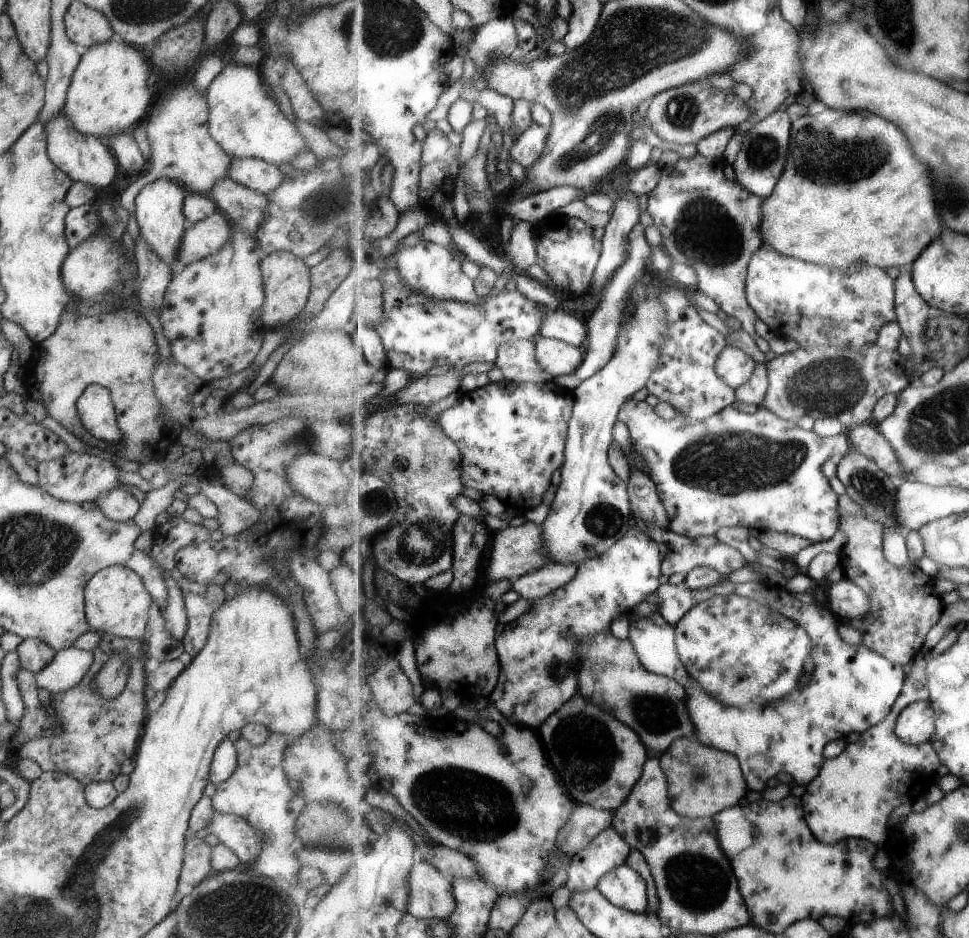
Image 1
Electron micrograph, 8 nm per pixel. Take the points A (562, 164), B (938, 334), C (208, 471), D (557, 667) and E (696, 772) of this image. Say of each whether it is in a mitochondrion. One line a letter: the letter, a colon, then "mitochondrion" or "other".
A: mitochondrion
B: mitochondrion
C: other
D: mitochondrion
E: mitochondrion

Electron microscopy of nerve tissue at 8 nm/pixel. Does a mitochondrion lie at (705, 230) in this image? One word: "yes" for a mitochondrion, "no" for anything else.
yes

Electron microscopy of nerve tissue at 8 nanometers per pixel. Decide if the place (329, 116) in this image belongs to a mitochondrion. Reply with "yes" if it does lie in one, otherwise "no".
no

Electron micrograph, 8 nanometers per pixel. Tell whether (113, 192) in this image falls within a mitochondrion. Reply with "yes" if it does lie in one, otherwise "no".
no

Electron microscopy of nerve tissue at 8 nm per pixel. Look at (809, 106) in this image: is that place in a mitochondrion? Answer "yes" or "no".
no

